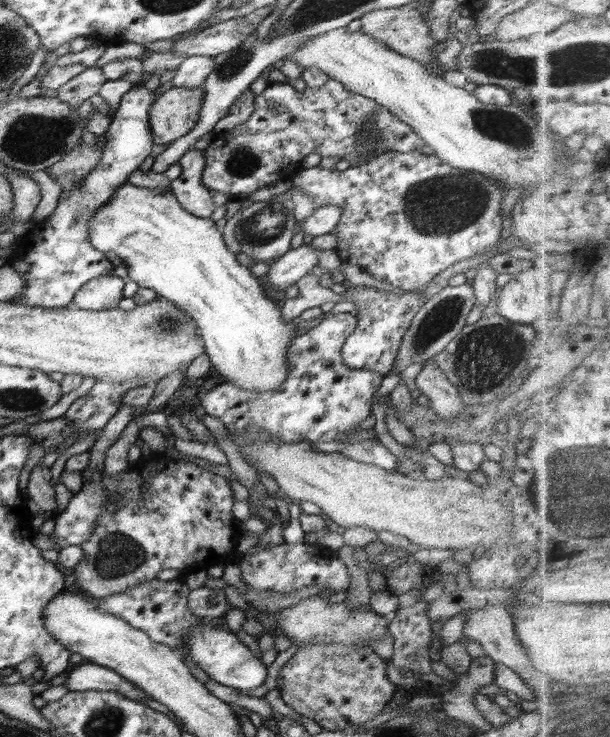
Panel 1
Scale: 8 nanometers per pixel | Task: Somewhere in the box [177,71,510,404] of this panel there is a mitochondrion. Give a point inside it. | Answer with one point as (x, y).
(442, 206)

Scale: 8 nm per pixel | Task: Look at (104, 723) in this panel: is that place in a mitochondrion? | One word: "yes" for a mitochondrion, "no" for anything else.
yes

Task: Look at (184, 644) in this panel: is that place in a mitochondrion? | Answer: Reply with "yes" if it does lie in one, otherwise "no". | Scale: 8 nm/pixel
no

